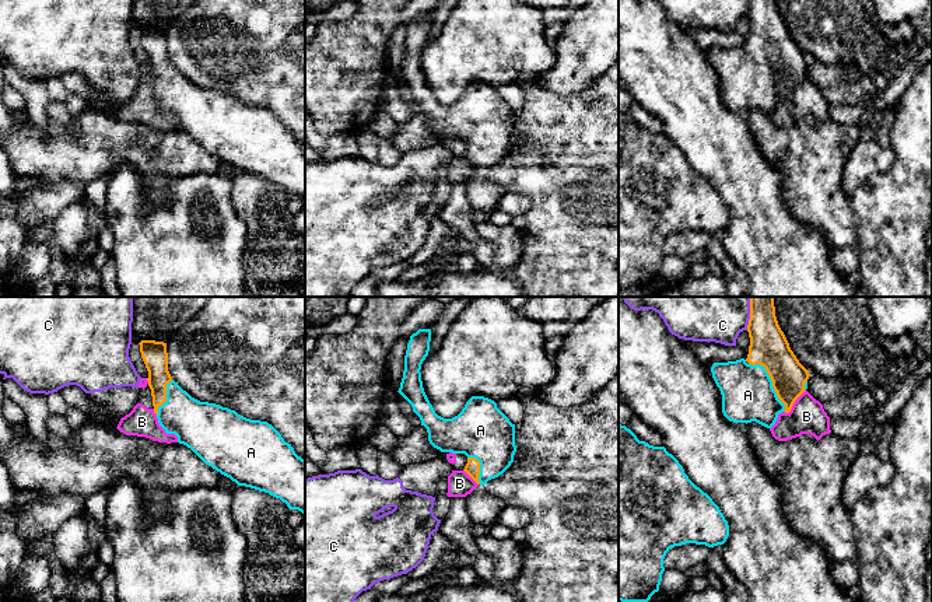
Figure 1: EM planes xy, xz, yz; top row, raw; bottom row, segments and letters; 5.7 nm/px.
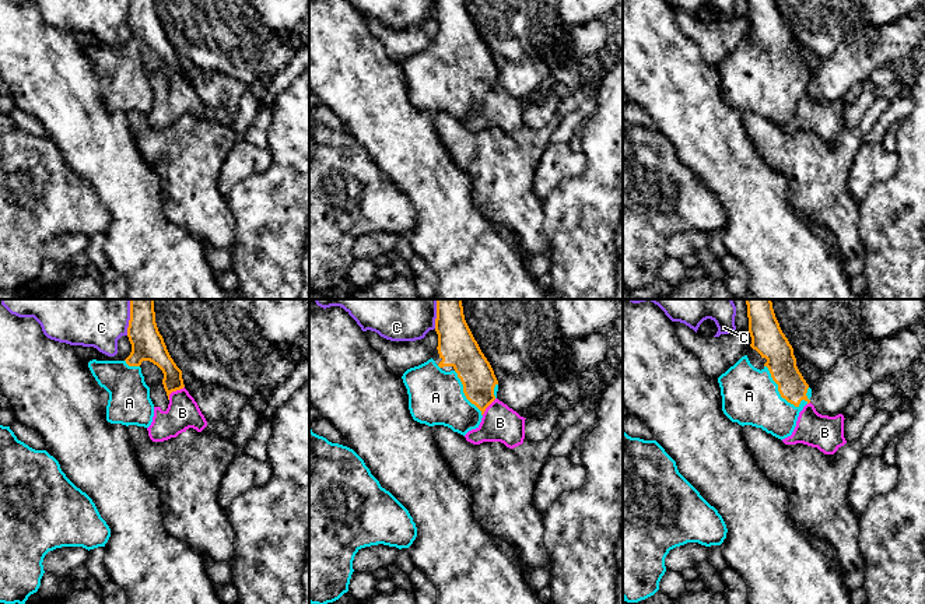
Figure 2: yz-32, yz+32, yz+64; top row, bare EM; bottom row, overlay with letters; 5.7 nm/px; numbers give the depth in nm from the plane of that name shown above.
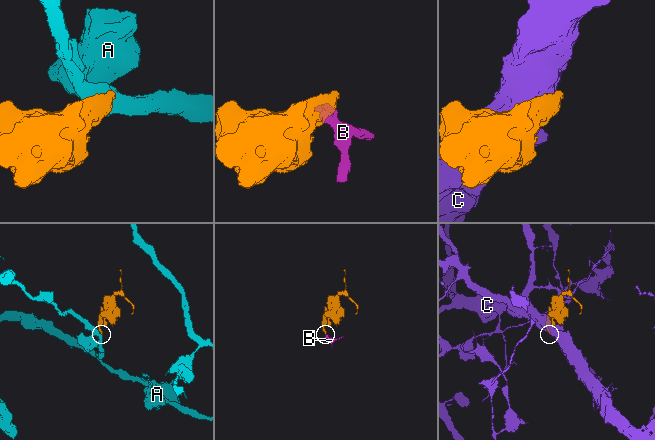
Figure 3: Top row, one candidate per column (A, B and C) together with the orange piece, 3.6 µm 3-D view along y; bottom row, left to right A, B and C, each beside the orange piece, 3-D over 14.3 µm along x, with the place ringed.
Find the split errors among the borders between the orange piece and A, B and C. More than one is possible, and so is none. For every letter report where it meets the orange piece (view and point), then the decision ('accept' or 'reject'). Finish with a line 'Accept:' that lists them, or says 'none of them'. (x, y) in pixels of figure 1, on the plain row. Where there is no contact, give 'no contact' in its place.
A: yz (773, 69) | accept
B: yz (794, 88) | reject
C: yz (749, 9) | reject
Accept: A

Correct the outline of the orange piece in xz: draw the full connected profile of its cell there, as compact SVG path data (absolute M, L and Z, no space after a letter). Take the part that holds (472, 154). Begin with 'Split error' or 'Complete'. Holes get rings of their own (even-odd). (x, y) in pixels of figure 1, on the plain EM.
Split error. M431 15L410 22L399 80L411 91L427 115L430 130L441 139L465 140L465 158L480 172L502 161L516 139L515 111L484 83L472 83L462 98L452 104L438 102L421 67L421 50L428 42Z

